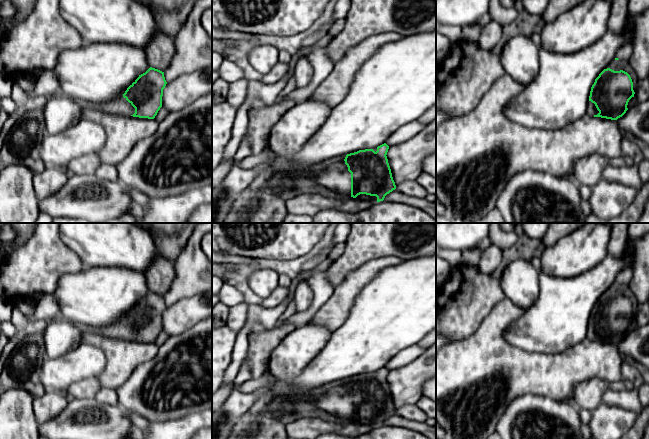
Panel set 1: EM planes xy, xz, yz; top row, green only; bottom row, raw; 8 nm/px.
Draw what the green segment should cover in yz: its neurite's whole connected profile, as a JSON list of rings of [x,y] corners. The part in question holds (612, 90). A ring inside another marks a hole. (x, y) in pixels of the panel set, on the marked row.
[[[615,58],[595,79],[589,95],[587,114],[611,120],[622,117],[629,108],[638,103],[634,97],[638,83],[639,79],[630,63]]]

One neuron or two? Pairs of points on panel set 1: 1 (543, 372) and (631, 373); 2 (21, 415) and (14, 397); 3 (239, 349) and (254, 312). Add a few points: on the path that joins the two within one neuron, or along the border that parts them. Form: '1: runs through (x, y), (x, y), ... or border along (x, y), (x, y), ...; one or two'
1: border along (622, 361), (621, 368), (624, 380); two
2: runs through (17, 411), (14, 408), (14, 401); one
3: runs through (242, 340), (242, 336), (251, 321); one

